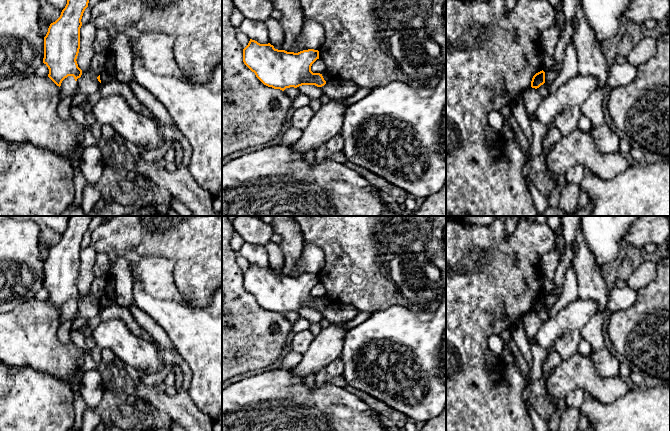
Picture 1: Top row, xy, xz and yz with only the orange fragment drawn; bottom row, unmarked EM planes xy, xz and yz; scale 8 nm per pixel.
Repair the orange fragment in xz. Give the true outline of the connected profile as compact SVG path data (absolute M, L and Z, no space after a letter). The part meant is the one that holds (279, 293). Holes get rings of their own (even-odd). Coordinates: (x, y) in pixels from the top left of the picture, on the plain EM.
M252 263L243 273L243 286L256 301L264 309L282 315L302 309L324 310L326 305L322 298L311 295L317 283L318 274L287 276L275 273L270 267L260 268Z

